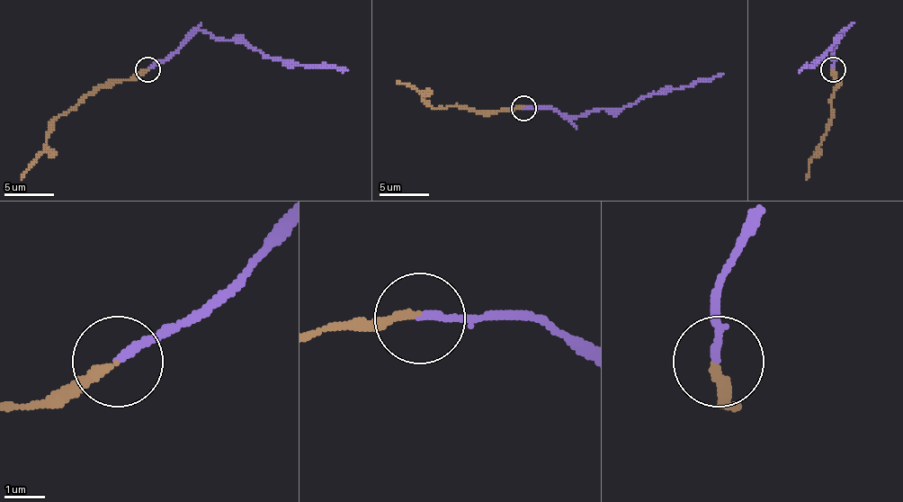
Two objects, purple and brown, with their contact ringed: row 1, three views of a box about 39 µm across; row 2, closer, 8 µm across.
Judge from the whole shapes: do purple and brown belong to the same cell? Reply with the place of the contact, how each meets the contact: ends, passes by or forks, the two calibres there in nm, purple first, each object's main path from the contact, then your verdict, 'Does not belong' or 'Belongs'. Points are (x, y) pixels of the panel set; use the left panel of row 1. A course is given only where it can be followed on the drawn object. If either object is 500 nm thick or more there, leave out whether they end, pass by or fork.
Place: (147, 69). At the ring purple ends. At the ring brown ends. Thickness 200 nm (purple) against 200 nm. Course of purple: (148, 70), (181, 48), (198, 30), (206, 30), (226, 40), (245, 40), (278, 60), (335, 65), (347, 70). Course of brown: (148, 70), (129, 80), (99, 85), (58, 117), (34, 165), (22, 179). Belongs

